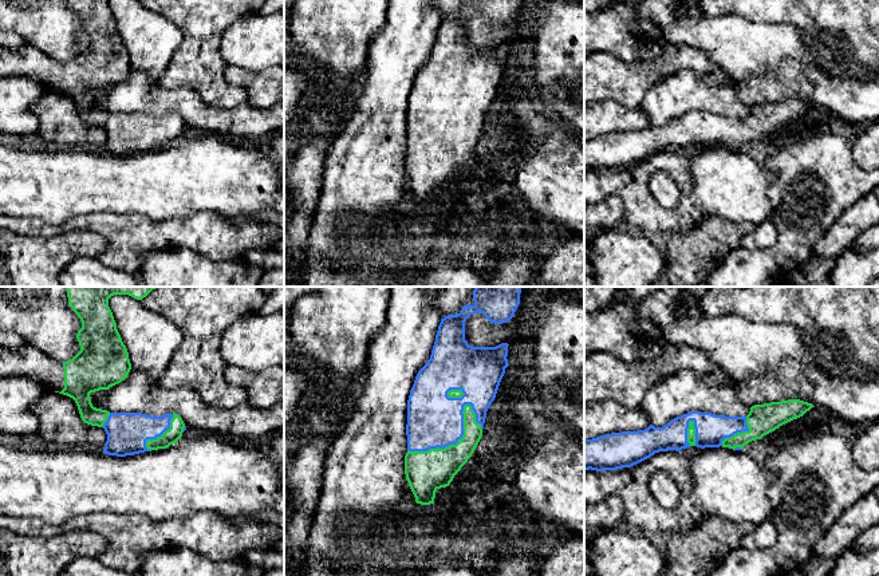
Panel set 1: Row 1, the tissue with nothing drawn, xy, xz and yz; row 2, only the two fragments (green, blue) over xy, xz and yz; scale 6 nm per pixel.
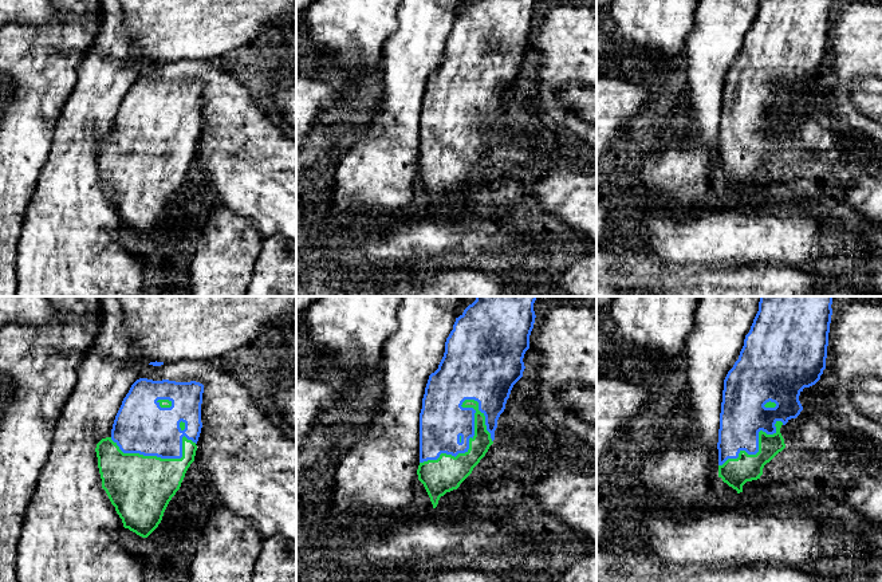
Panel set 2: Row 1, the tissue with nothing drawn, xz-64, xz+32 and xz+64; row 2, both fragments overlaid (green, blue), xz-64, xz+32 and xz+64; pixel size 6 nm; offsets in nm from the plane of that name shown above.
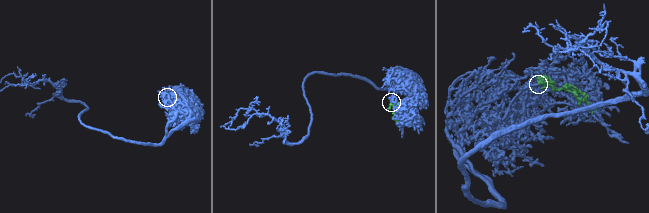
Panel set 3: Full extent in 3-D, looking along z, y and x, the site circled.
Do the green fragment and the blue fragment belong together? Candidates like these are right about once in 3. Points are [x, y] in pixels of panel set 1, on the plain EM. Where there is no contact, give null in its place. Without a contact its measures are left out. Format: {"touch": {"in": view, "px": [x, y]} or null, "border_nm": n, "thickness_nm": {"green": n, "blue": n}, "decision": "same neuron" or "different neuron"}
{"touch": {"in": "xz", "px": [453, 145]}, "border_nm": 480, "thickness_nm": {"green": 240, "blue": 320}, "decision": "same neuron"}

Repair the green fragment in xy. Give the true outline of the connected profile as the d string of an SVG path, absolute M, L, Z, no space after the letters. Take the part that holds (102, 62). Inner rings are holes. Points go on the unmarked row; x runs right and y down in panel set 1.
M68 0L68 4L82 21L82 28L76 33L80 51L71 60L60 63L29 46L19 50L0 48L0 78L27 76L46 90L72 98L84 123L105 129L107 141L103 153L109 155L134 155L166 149L176 143L186 130L182 118L176 113L151 117L141 113L110 113L92 106L90 94L109 90L125 80L131 70L131 63L117 29L109 0Z

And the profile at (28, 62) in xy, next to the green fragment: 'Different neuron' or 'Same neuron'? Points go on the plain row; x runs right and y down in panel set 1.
Same neuron

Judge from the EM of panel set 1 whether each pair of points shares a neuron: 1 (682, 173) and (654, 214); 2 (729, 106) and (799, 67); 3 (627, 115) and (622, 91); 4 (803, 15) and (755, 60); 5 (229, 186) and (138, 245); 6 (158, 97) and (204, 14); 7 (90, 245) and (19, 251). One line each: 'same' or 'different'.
1: same
2: different
3: different
4: different
5: different
6: different
7: same

